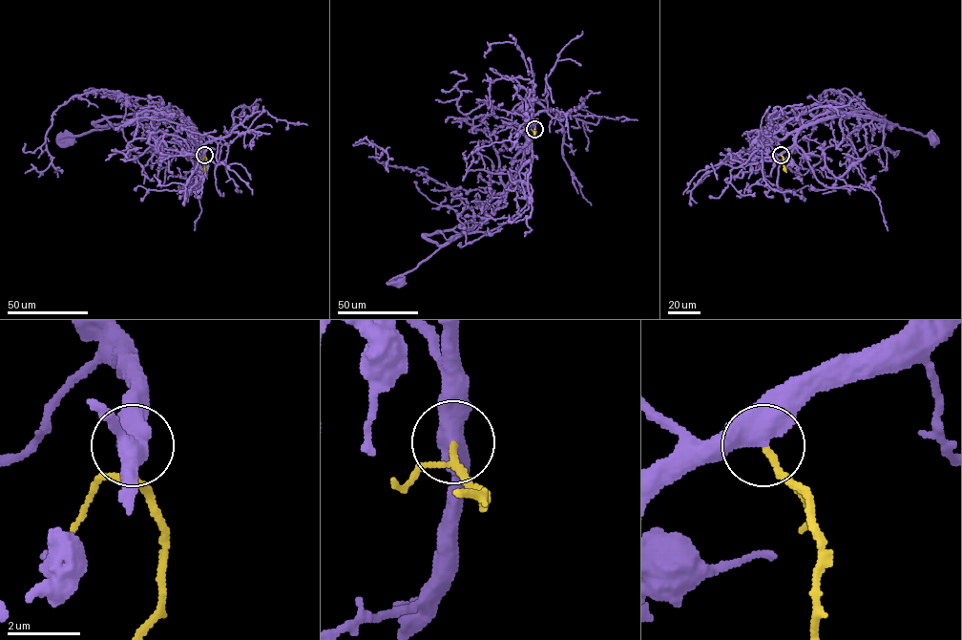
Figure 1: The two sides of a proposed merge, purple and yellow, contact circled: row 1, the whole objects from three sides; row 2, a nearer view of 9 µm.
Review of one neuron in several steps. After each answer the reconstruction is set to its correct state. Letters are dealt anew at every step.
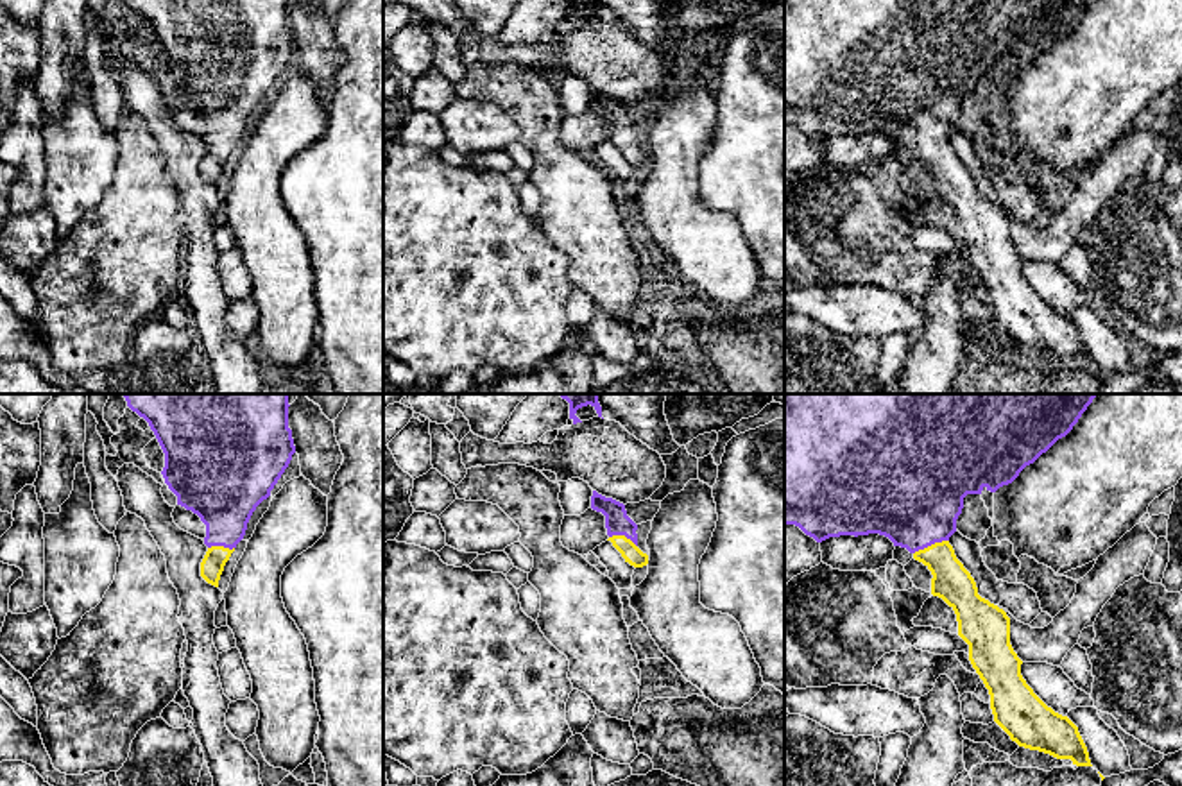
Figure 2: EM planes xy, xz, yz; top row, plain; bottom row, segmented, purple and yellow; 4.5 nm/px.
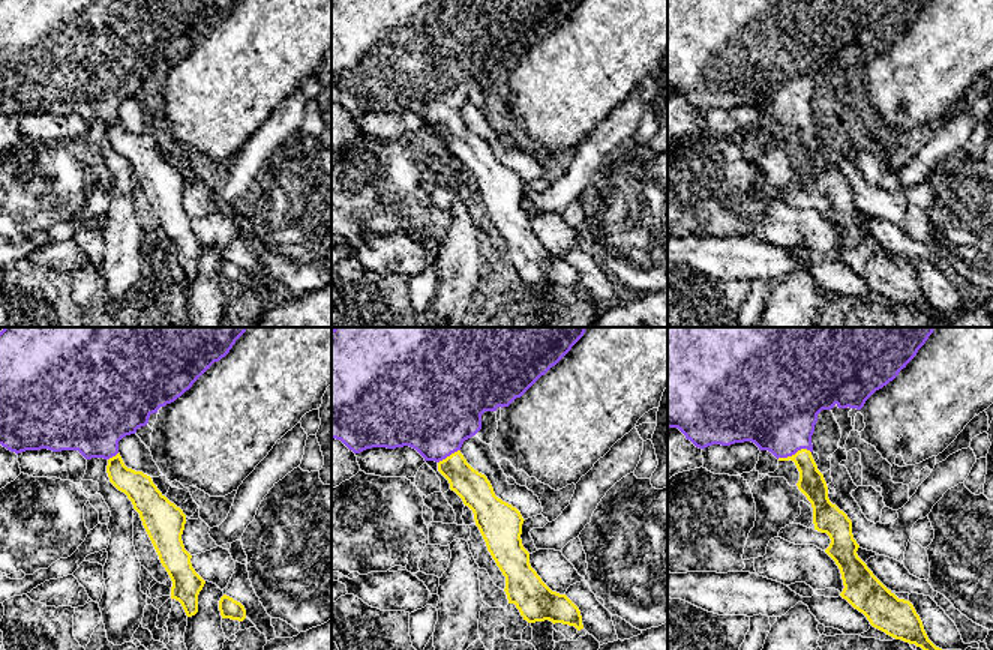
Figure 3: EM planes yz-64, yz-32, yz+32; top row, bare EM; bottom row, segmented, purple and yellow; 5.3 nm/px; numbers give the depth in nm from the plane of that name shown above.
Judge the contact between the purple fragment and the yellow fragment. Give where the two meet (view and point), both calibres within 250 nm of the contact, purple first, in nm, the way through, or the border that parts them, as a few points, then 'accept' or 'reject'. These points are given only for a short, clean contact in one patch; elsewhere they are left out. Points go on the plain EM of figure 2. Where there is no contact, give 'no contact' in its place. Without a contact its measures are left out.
yz (930, 144) | 460/170 nm | across yz (912, 92), (930, 144), (951, 181) | accept

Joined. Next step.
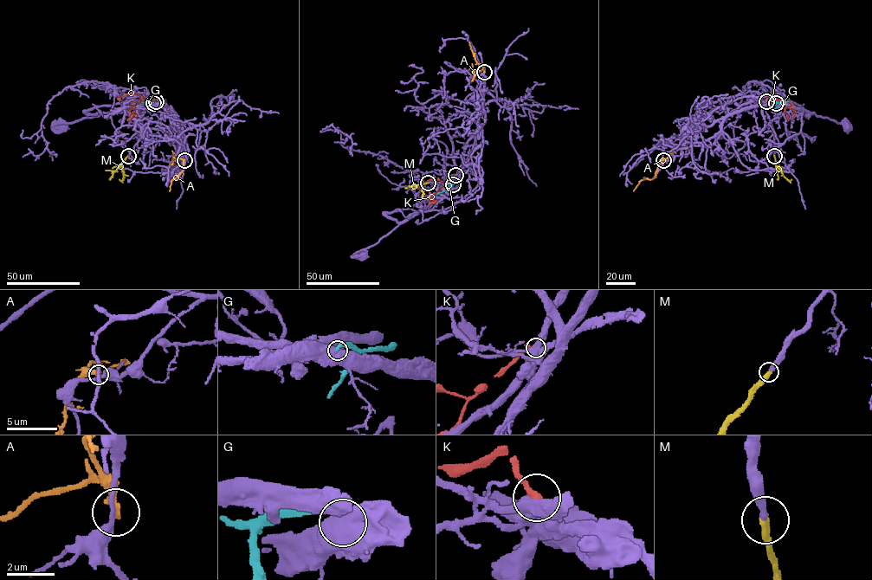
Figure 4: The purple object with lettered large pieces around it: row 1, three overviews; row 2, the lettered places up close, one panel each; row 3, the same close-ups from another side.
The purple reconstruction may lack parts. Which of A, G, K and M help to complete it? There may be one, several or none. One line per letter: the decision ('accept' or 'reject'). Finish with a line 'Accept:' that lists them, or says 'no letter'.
A: reject
G: reject
K: reject
M: accept
Accept: M

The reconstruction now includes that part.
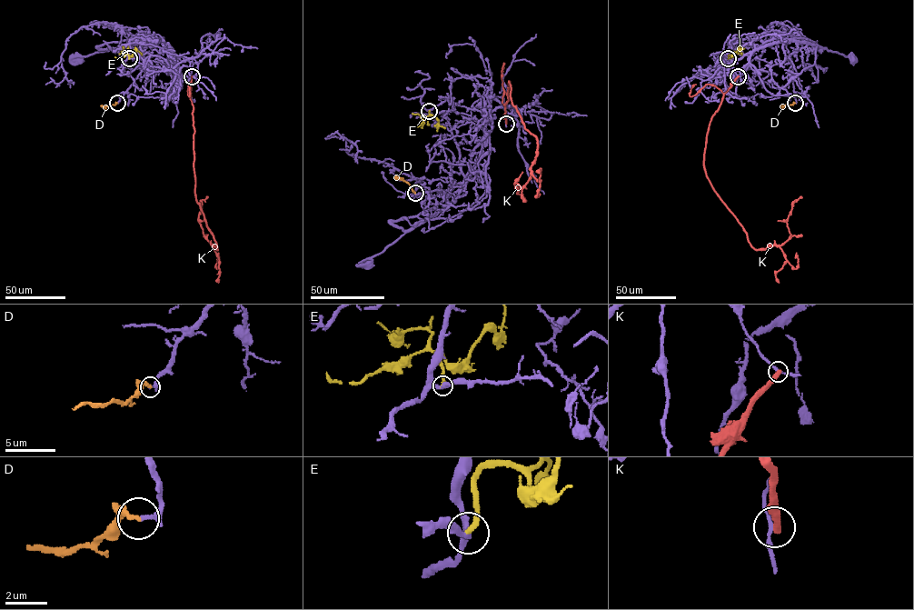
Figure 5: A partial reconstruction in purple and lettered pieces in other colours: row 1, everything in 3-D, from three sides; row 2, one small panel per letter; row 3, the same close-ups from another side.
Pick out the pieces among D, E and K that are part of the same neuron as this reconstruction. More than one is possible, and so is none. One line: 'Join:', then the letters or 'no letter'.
Join: D

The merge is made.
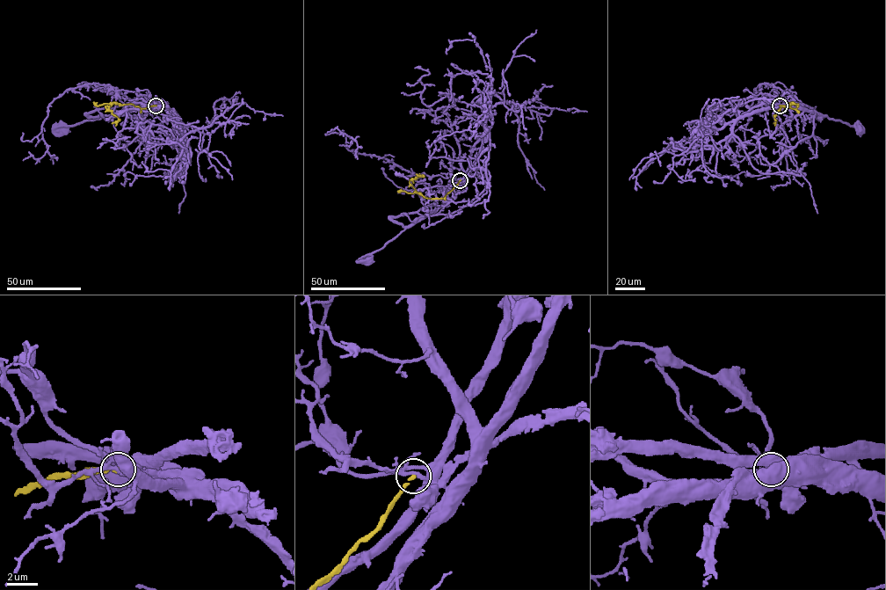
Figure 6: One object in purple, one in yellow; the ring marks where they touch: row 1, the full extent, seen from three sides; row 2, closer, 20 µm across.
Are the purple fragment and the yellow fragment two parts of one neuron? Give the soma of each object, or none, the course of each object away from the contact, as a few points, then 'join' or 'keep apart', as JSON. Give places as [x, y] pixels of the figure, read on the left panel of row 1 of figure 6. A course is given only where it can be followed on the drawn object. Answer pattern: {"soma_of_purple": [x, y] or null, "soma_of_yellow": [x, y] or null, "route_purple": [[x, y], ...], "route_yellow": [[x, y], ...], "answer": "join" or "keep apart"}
{"soma_of_purple": [64, 130], "soma_of_yellow": null, "route_purple": [[156, 105], [103, 115], [99, 119], [58, 126], [55, 128], [63, 130]], "route_yellow": [[156, 105], [141, 108], [131, 104], [112, 103], [105, 106], [119, 119], [112, 123]], "answer": "keep apart"}

